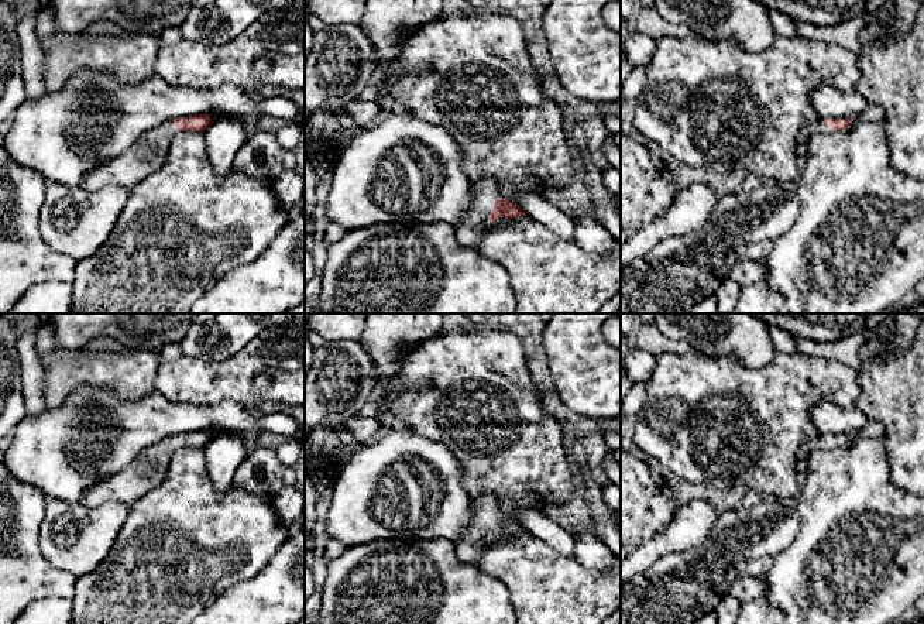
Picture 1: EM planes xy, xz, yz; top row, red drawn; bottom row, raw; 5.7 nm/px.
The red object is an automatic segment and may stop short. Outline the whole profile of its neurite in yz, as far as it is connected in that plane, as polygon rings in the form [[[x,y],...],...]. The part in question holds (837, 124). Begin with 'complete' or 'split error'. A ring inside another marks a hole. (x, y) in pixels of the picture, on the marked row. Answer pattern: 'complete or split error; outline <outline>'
split error; outline [[[828,119],[828,120],[820,120],[818,123],[808,126],[797,136],[796,155],[801,158],[807,157],[808,144],[814,136],[842,131],[846,127],[849,127],[852,123],[856,121],[848,119]]]

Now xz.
split error; outline [[[482,178],[471,181],[473,200],[461,220],[454,224],[457,241],[461,246],[475,248],[484,237],[484,230],[490,222],[499,217],[515,219],[526,213],[515,203],[506,200],[498,193],[498,185]]]

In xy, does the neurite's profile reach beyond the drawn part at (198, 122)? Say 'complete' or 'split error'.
split error

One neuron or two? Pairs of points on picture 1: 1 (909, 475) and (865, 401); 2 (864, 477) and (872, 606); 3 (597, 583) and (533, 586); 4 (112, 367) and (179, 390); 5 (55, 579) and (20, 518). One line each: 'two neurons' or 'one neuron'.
1: one neuron
2: one neuron
3: one neuron
4: two neurons
5: one neuron

